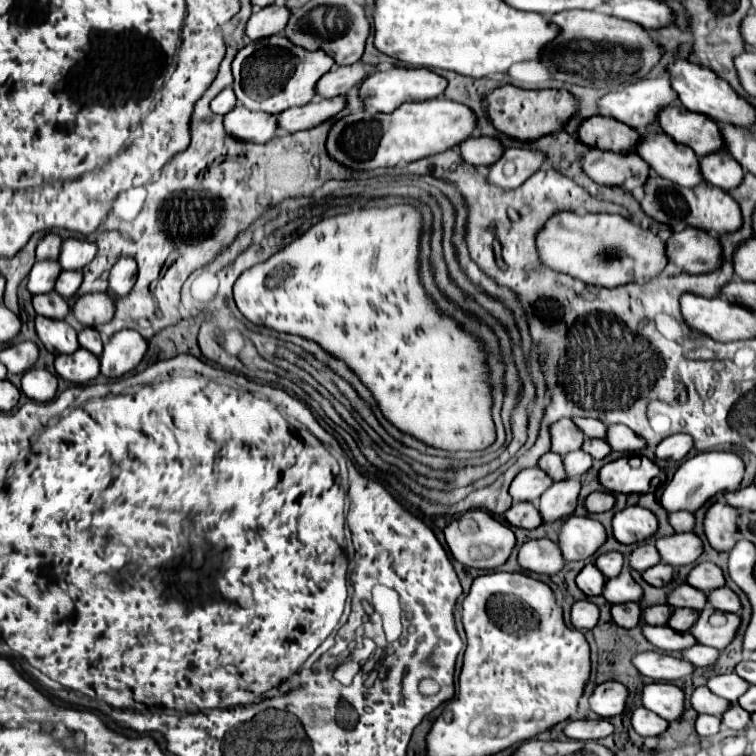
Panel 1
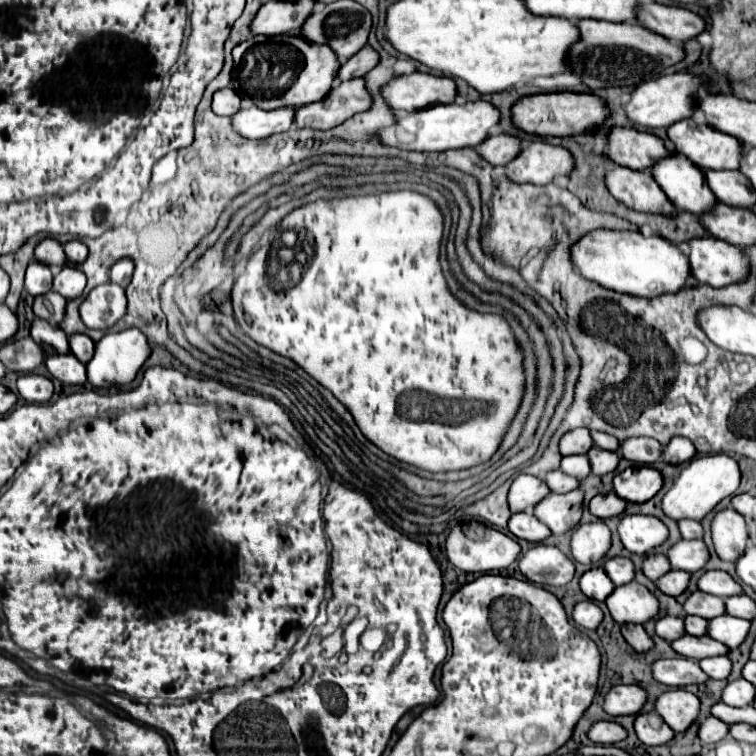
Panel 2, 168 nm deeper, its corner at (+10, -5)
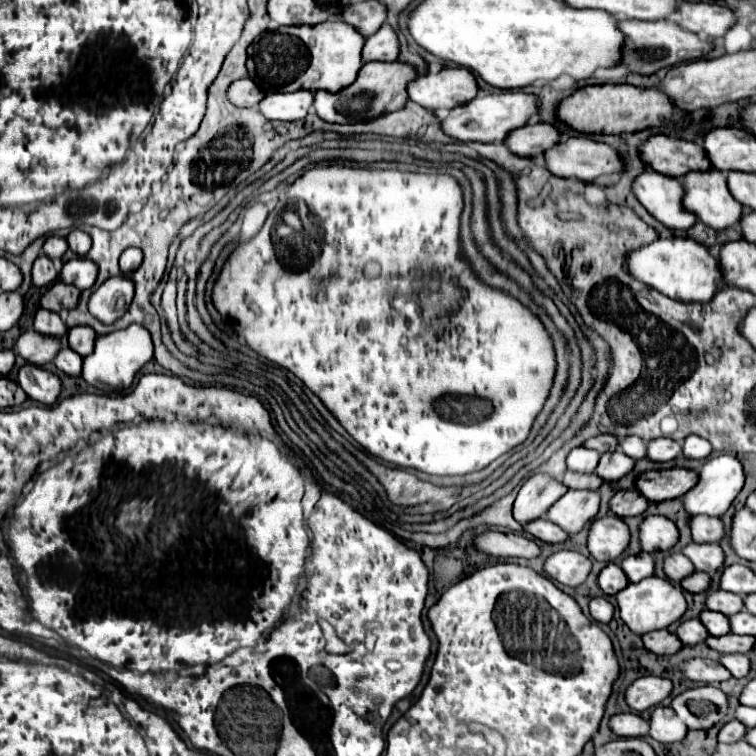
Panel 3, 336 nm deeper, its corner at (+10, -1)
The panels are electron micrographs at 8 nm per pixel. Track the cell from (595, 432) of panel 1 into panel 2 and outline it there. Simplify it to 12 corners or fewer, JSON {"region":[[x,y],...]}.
{"region":[[593,433],[593,441],[597,447],[621,451],[619,443],[613,435]]}

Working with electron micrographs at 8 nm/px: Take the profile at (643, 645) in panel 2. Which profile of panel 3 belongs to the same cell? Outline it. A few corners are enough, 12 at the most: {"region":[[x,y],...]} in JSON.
{"region":[[667,629],[641,635],[645,649],[673,655],[681,649],[677,635]]}

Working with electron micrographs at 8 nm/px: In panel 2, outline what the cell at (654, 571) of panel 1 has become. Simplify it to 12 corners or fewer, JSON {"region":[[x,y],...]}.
{"region":[[671,571],[657,587],[665,595],[681,595],[691,579],[687,571]]}

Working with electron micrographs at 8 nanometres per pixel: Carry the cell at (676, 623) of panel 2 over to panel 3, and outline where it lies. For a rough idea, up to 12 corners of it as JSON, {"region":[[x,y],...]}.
{"region":[[699,619],[677,625],[683,645],[701,643],[709,633]]}

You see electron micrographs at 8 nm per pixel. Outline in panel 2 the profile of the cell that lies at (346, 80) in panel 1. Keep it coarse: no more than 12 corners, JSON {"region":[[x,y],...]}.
{"region":[[365,45],[341,65],[339,81],[363,77],[379,53]]}

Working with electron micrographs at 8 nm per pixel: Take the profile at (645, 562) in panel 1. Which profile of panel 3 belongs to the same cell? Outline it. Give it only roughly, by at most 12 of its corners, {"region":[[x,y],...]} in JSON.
{"region":[[681,553],[663,559],[663,571],[673,583],[691,575],[691,561]]}

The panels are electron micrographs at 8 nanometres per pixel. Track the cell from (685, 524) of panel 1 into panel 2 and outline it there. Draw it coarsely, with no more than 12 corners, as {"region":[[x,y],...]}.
{"region":[[681,519],[679,529],[683,539],[703,539],[699,521]]}

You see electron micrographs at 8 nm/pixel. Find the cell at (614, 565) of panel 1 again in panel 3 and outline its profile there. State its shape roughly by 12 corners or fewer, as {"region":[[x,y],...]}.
{"region":[[645,551],[619,563],[629,583],[651,577],[653,557]]}

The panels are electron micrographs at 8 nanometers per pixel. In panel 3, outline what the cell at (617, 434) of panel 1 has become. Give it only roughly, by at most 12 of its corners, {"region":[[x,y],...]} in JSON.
{"region":[[657,437],[647,443],[647,457],[657,463],[675,459],[681,443]]}

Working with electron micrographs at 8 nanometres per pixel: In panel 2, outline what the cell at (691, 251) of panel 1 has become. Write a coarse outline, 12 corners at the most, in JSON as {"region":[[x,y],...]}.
{"region":[[691,239],[691,273],[725,287],[749,277],[741,247]]}

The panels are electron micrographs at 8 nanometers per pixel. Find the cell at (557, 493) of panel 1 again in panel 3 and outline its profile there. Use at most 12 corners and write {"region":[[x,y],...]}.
{"region":[[567,491],[547,511],[565,533],[579,533],[599,511],[597,491]]}

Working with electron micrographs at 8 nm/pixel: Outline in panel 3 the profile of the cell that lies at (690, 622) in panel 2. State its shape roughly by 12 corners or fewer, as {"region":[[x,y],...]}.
{"region":[[701,611],[699,619],[715,637],[729,633],[721,613]]}

